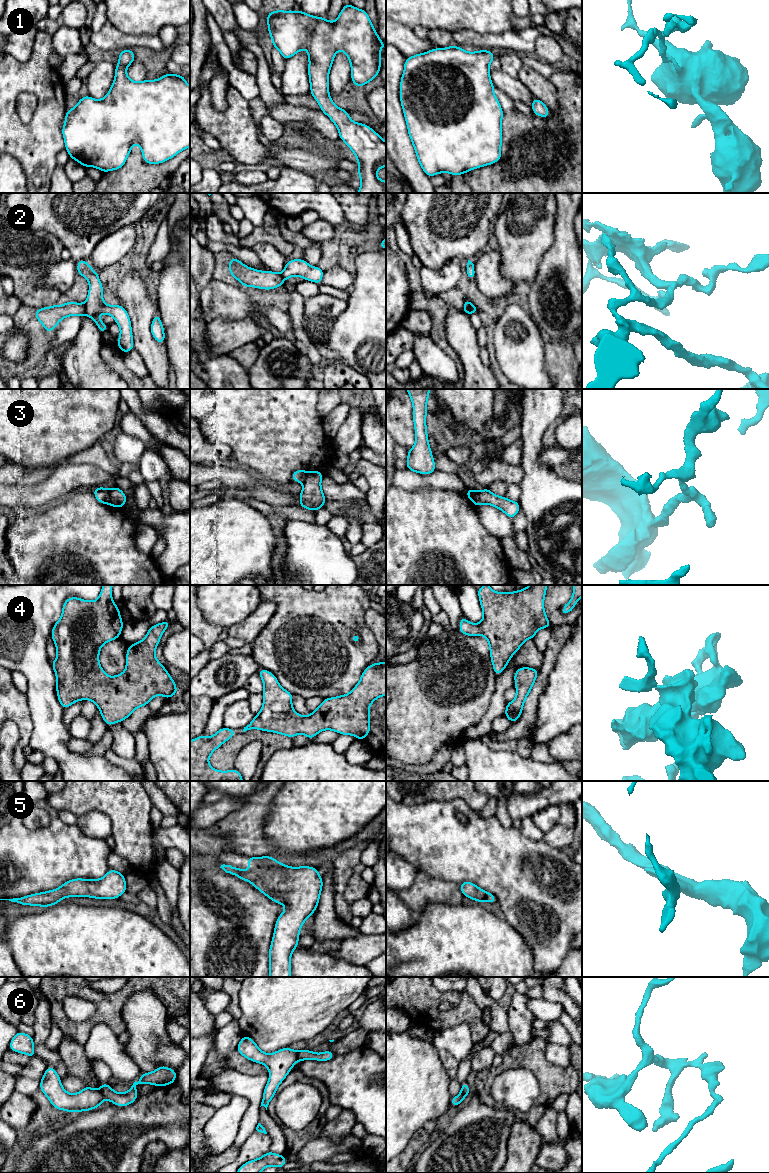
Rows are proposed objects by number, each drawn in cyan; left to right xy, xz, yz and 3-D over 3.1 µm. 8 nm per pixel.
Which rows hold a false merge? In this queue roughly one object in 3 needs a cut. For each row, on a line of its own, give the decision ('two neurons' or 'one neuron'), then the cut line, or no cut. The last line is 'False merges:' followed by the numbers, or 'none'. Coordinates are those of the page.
1: one neuron; cut none
2: two neurons; cut yz (472, 304), (469, 314)
3: two neurons; cut xy (108, 490), (109, 503)
4: one neuron; cut none
5: one neuron; cut none
6: two neurons; cut xz (299, 1051), (297, 1060)
False merges: 2, 3, 6

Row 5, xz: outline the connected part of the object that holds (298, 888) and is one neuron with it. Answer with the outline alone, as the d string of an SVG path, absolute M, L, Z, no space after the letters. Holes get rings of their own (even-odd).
M271 856L246 858L248 860L248 866L252 869L251 871L225 864L221 865L220 868L226 873L250 882L273 902L286 906L286 910L279 915L275 923L269 949L269 977L291 977L290 958L293 951L298 947L300 929L306 919L317 909L322 892L323 879L315 867L288 867L286 865L287 863L281 864Z

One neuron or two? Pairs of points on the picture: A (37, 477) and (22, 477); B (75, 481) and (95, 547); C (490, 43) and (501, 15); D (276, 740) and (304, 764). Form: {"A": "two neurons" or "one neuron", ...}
{"A": "one neuron", "B": "two neurons", "C": "two neurons", "D": "two neurons"}

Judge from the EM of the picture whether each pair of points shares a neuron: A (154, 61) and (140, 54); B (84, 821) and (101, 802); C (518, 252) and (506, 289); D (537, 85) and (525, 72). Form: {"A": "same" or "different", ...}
{"A": "same", "B": "different", "C": "different", "D": "same"}

